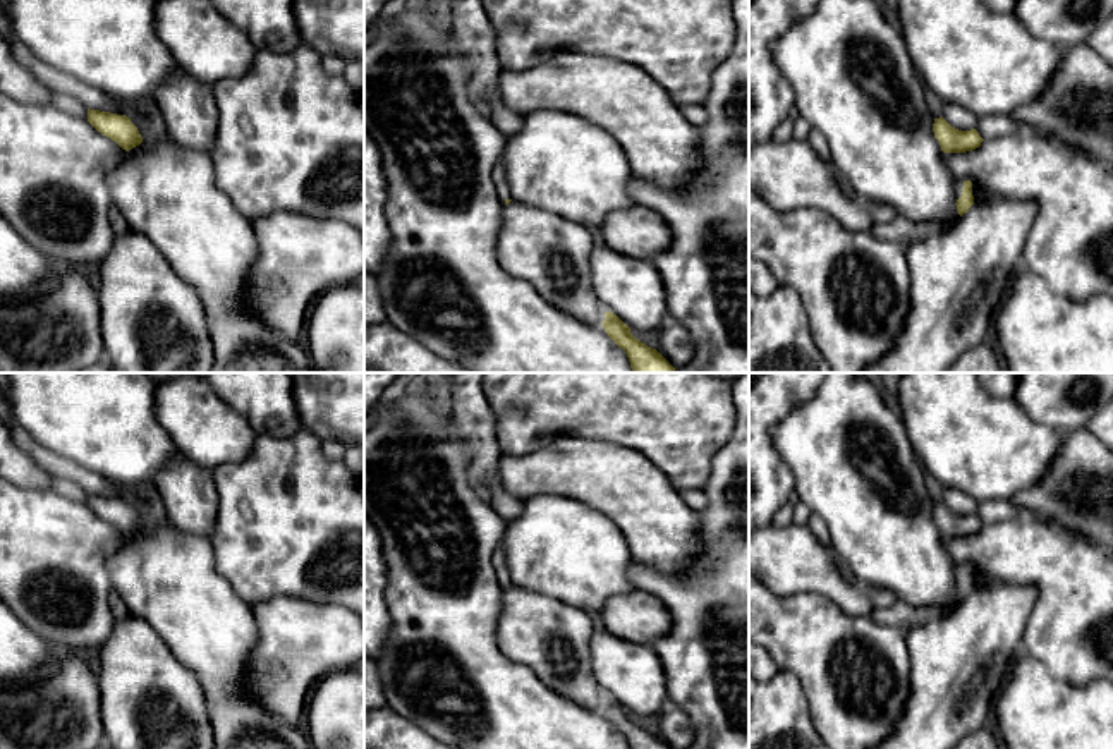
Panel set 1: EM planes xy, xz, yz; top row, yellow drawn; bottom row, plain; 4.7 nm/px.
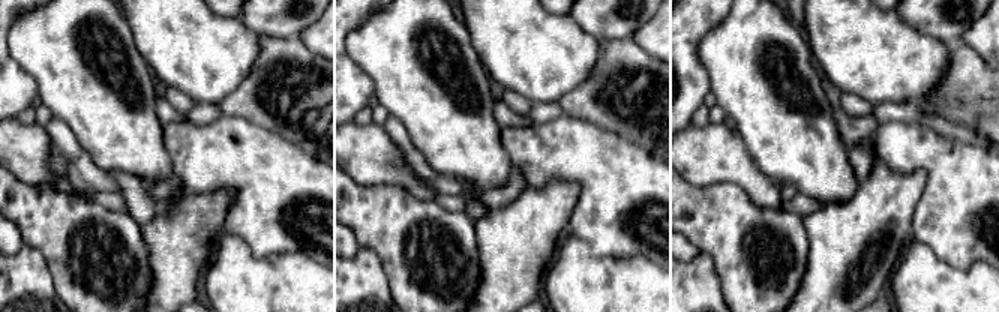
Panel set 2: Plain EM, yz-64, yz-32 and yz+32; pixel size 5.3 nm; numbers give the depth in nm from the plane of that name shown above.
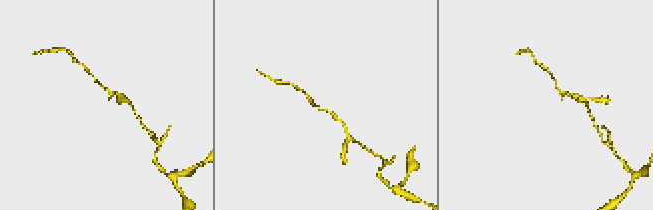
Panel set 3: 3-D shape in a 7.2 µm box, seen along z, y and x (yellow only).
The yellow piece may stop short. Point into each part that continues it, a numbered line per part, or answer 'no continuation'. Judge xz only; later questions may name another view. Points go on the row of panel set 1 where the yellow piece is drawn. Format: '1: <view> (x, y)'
1: xz (500, 179)

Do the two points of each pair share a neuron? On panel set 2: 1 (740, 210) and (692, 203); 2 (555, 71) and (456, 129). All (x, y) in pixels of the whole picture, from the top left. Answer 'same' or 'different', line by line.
1: same
2: different

